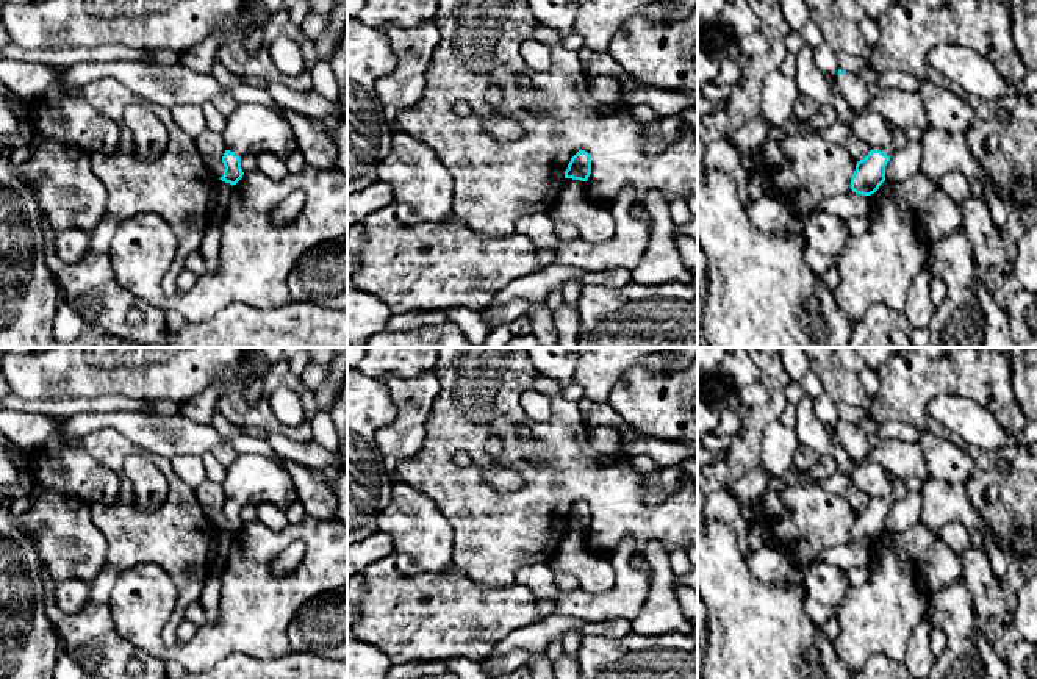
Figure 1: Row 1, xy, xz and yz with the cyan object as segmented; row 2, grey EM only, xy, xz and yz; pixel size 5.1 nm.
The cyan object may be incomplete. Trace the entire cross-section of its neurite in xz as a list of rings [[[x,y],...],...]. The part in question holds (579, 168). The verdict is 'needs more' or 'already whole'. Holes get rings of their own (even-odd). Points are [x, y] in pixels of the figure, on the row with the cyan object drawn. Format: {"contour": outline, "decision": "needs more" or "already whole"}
{"contour": [[[579,150],[569,161],[565,171],[565,178],[587,181],[591,174],[591,155]]], "decision": "already whole"}

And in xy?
{"contour": [[[239,103],[225,117],[222,138],[227,150],[222,156],[224,175],[219,180],[231,186],[244,175],[241,169],[244,155],[271,152],[285,160],[289,153],[299,152],[291,125],[271,106],[258,103]]], "decision": "needs more"}

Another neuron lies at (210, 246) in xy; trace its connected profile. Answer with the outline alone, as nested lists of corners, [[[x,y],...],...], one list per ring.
[[[224,217],[210,219],[205,235],[202,238],[202,244],[199,247],[200,253],[205,258],[208,272],[216,271],[219,263],[222,219]]]

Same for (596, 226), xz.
[[[563,178],[549,216],[557,222],[574,225],[583,242],[604,244],[615,238],[615,221],[610,210],[587,200],[580,180]]]

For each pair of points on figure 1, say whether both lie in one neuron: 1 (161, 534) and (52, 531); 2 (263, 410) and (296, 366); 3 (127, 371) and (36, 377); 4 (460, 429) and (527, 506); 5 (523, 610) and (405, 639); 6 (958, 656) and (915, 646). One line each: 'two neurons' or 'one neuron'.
1: two neurons
2: two neurons
3: one neuron
4: one neuron
5: one neuron
6: two neurons

